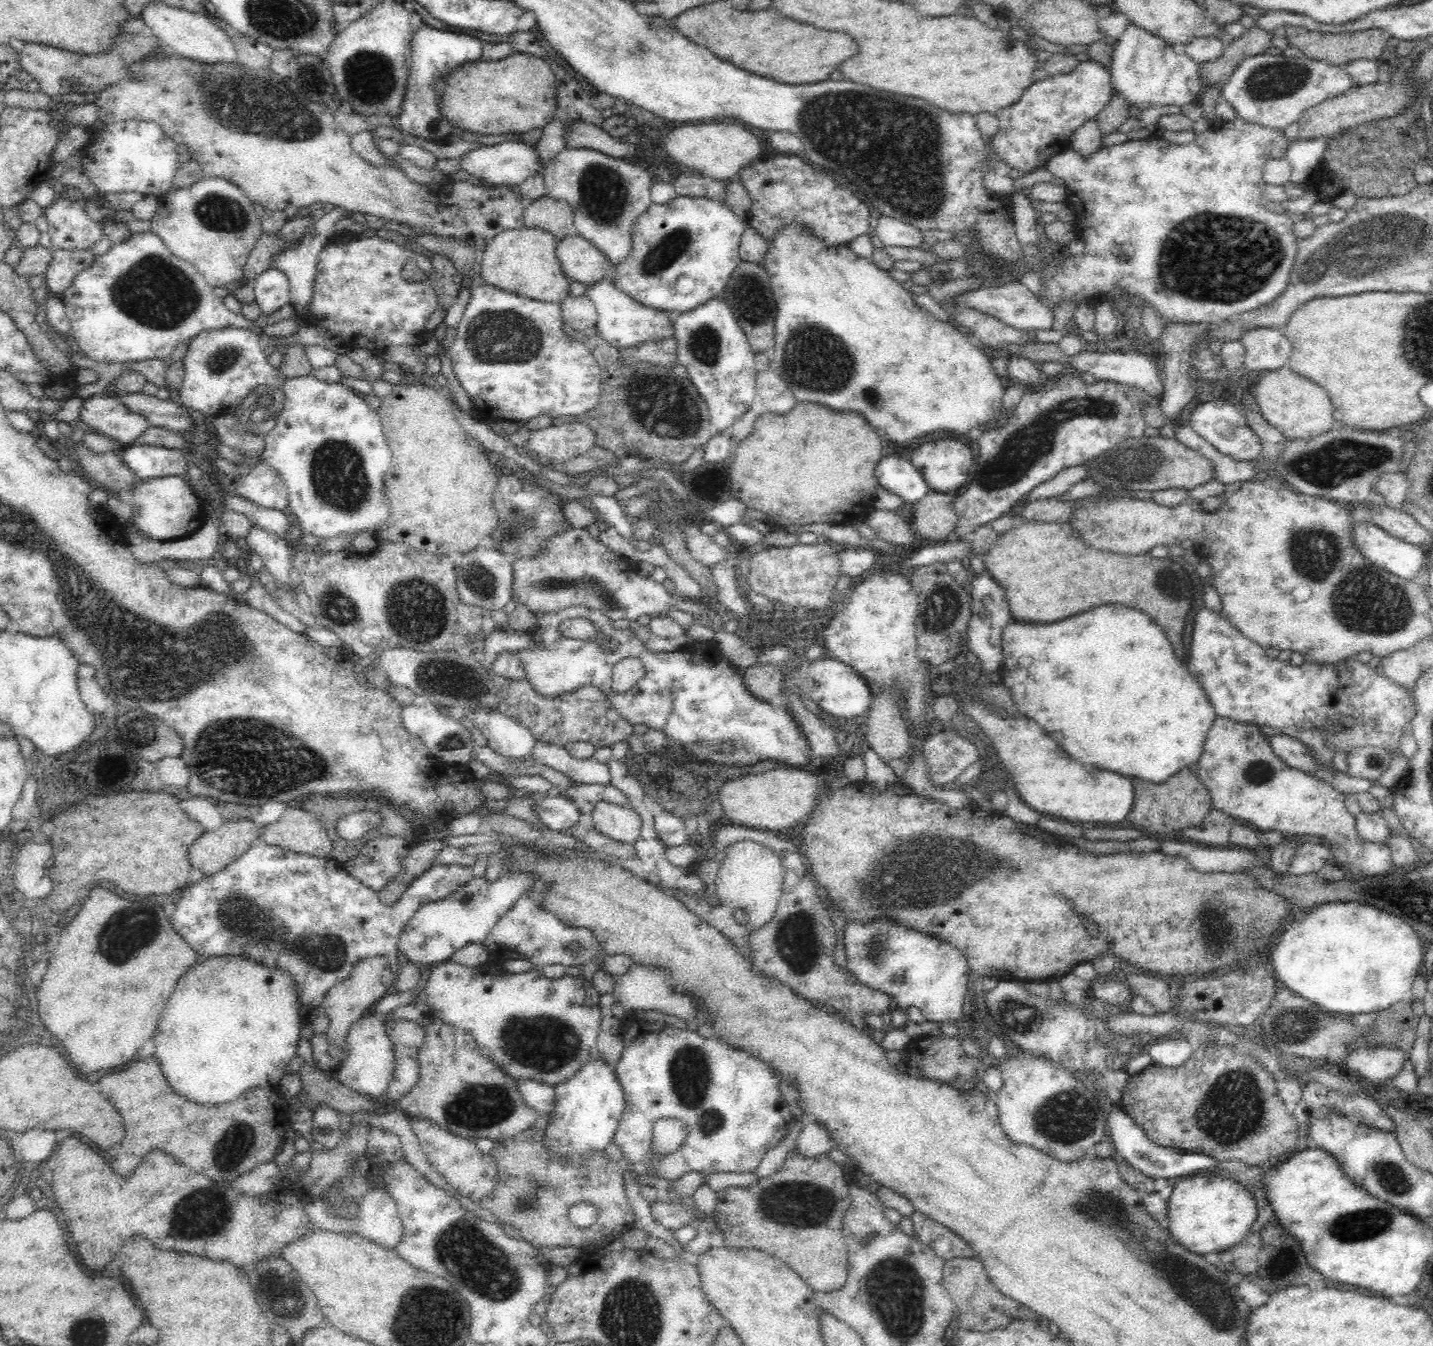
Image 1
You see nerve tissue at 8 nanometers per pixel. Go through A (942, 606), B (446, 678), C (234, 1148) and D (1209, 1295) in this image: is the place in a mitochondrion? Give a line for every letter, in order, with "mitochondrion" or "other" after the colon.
A: mitochondrion
B: mitochondrion
C: mitochondrion
D: mitochondrion

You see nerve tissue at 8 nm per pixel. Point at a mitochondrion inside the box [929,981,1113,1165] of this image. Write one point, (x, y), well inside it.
(1065, 1119)

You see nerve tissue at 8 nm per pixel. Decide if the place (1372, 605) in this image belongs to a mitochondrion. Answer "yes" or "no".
yes

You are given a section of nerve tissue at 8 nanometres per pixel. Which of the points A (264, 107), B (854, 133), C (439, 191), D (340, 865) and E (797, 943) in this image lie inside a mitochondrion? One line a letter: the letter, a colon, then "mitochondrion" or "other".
A: mitochondrion
B: mitochondrion
C: other
D: other
E: mitochondrion

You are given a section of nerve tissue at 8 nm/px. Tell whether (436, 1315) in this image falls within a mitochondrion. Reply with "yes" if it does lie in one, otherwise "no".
yes

